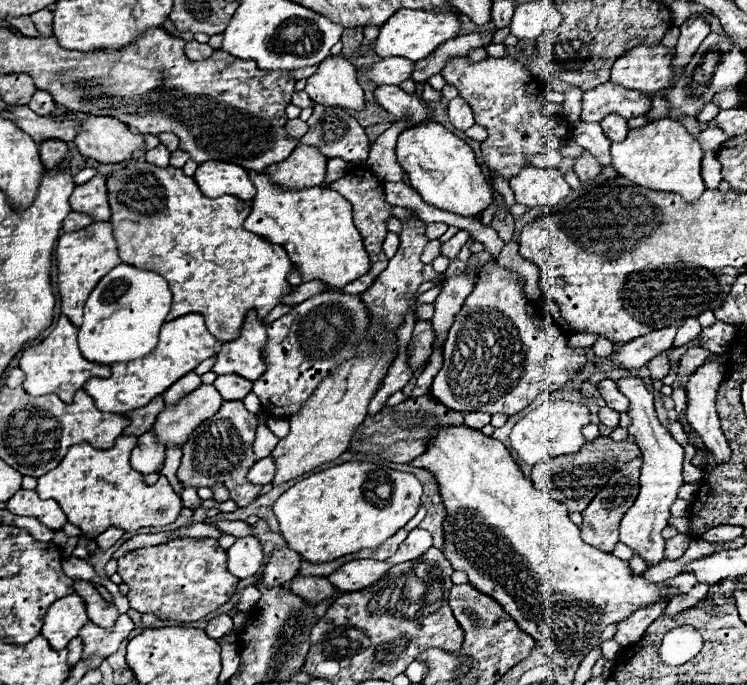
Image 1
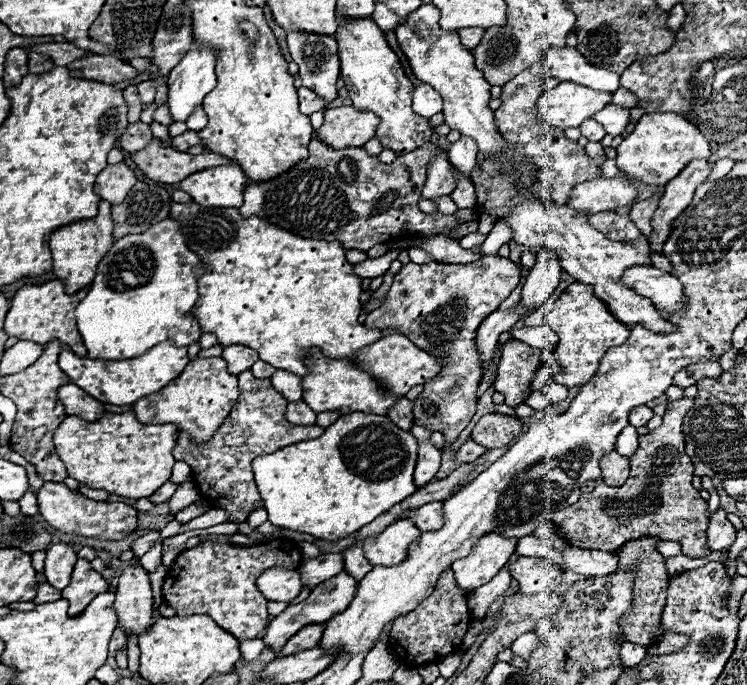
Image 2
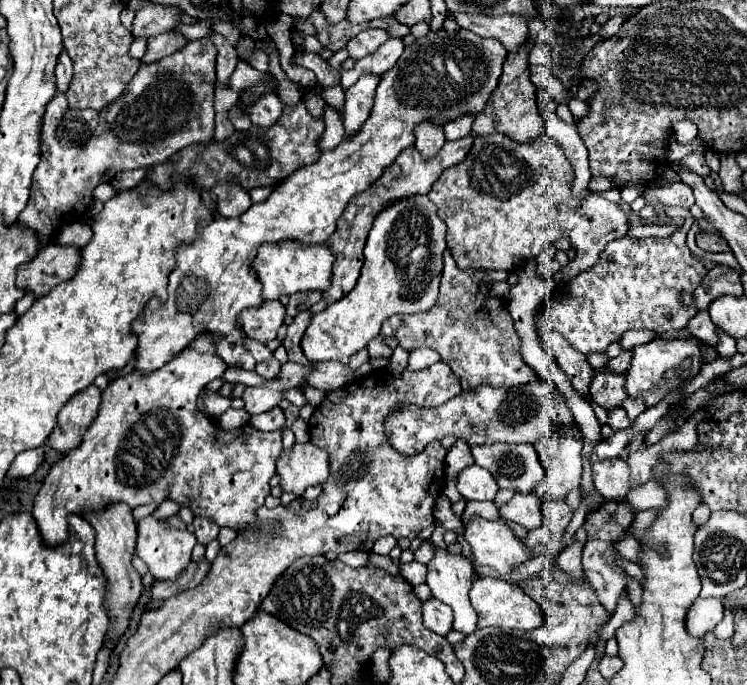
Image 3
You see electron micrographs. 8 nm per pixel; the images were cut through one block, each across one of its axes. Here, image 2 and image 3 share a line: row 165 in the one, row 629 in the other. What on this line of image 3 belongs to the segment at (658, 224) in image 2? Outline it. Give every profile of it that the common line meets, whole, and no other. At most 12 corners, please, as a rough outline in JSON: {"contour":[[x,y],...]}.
{"contour":[[696,598],[686,616],[692,636],[722,620],[720,598]]}

